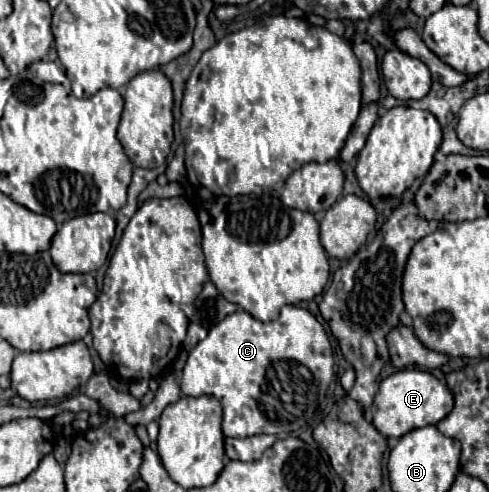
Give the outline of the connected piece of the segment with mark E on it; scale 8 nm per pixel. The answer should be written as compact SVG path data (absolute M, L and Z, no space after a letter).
M404 369L380 383L372 405L372 423L384 437L402 437L412 429L436 425L452 411L452 405L452 393L432 373L420 369Z

